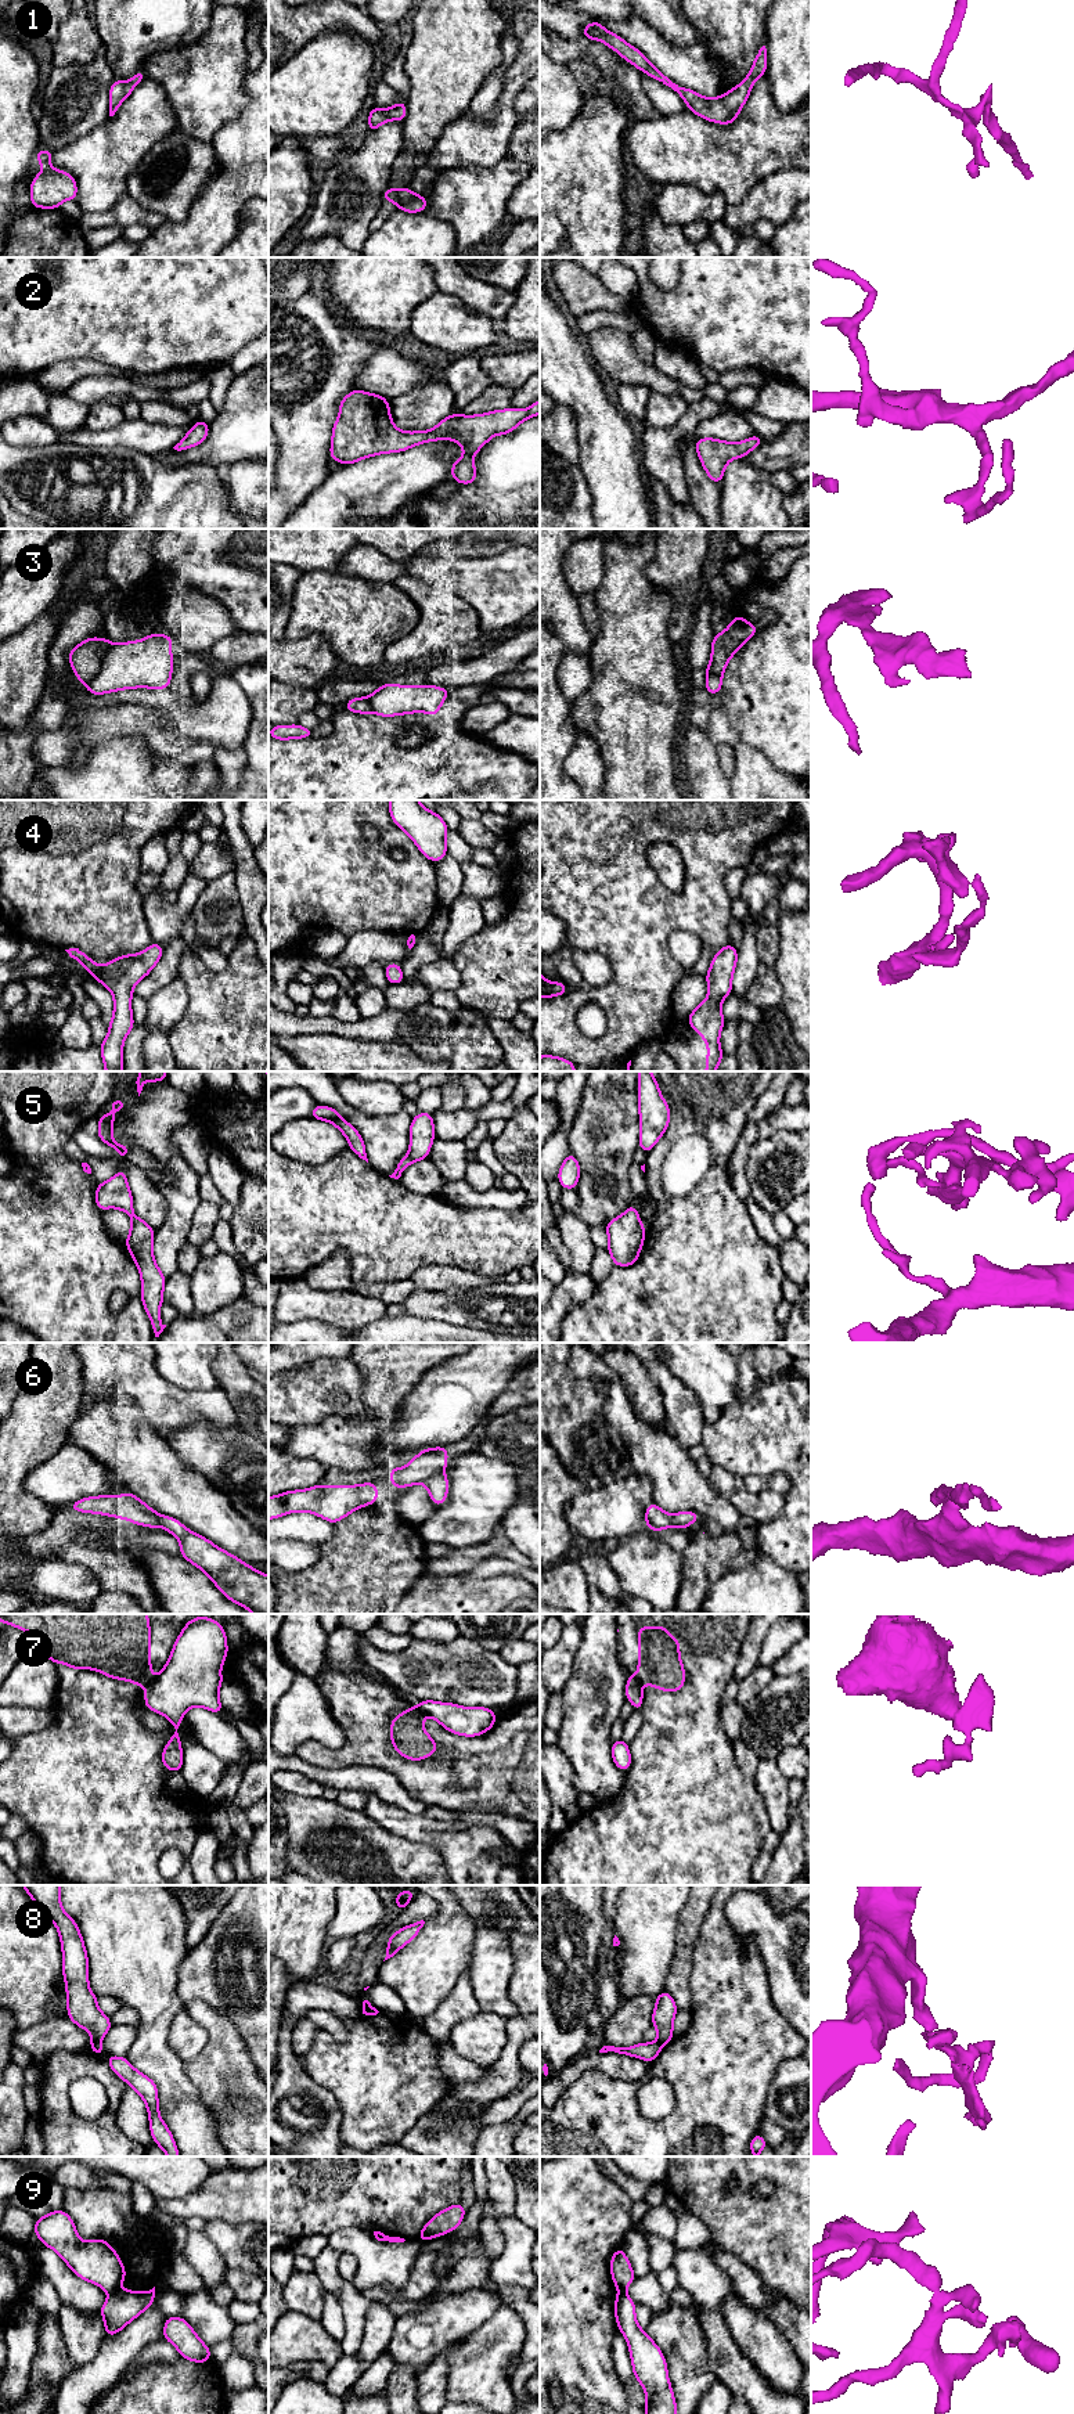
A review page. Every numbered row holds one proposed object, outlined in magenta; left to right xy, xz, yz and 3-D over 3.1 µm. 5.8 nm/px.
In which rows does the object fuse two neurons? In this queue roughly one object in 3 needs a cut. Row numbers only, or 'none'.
3, 6, 7, 8, 9

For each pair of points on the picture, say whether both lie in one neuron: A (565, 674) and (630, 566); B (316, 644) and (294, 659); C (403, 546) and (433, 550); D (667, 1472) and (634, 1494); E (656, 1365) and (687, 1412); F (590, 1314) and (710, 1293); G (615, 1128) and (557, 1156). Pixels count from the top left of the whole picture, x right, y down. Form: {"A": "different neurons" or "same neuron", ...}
{"A": "different neurons", "B": "same neuron", "C": "different neurons", "D": "different neurons", "E": "same neuron", "F": "same neuron", "G": "different neurons"}

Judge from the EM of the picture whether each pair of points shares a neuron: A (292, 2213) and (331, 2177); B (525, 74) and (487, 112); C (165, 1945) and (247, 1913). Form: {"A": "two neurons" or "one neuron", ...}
{"A": "one neuron", "B": "two neurons", "C": "two neurons"}

